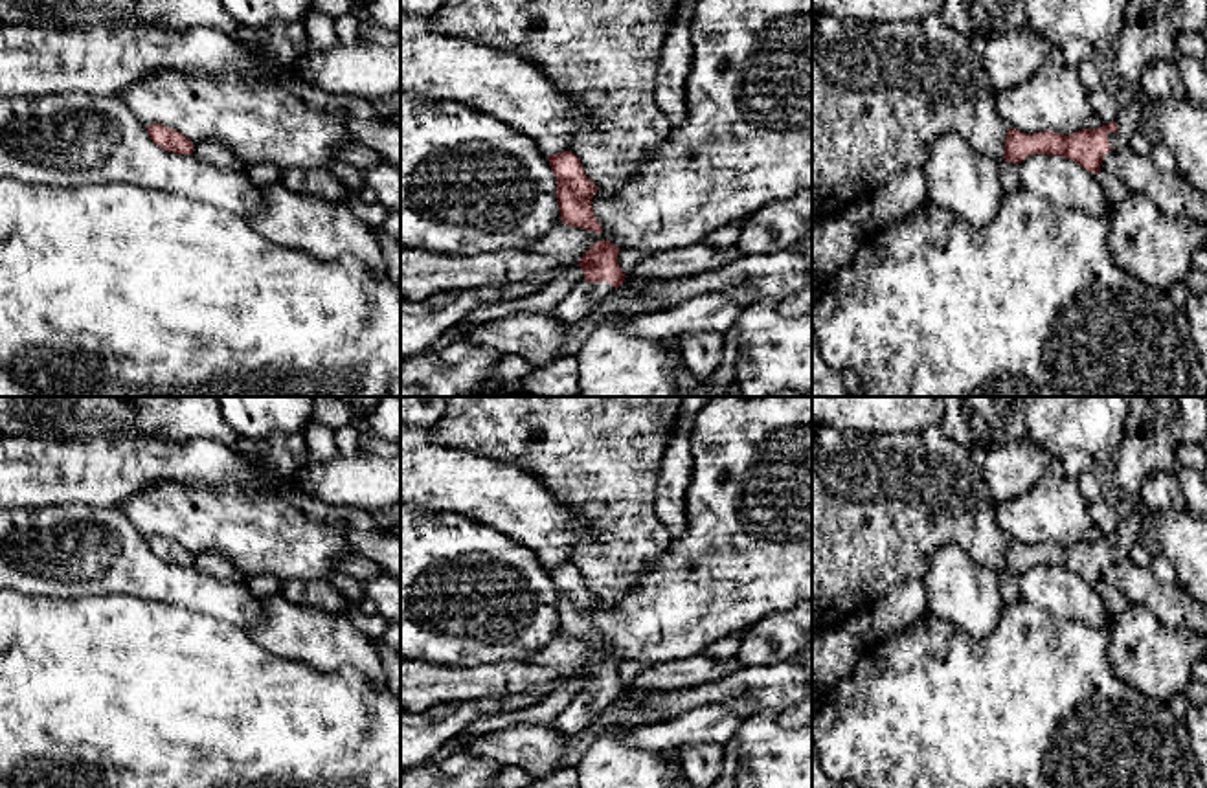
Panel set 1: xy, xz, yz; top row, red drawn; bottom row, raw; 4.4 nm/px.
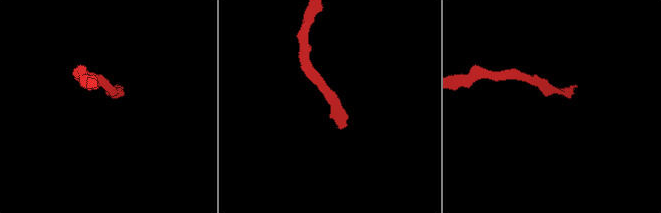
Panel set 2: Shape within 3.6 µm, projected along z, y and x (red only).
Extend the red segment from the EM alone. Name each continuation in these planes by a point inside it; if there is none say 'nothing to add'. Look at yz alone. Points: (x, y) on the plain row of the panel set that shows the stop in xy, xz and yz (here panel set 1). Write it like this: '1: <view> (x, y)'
1: yz (1156, 427)

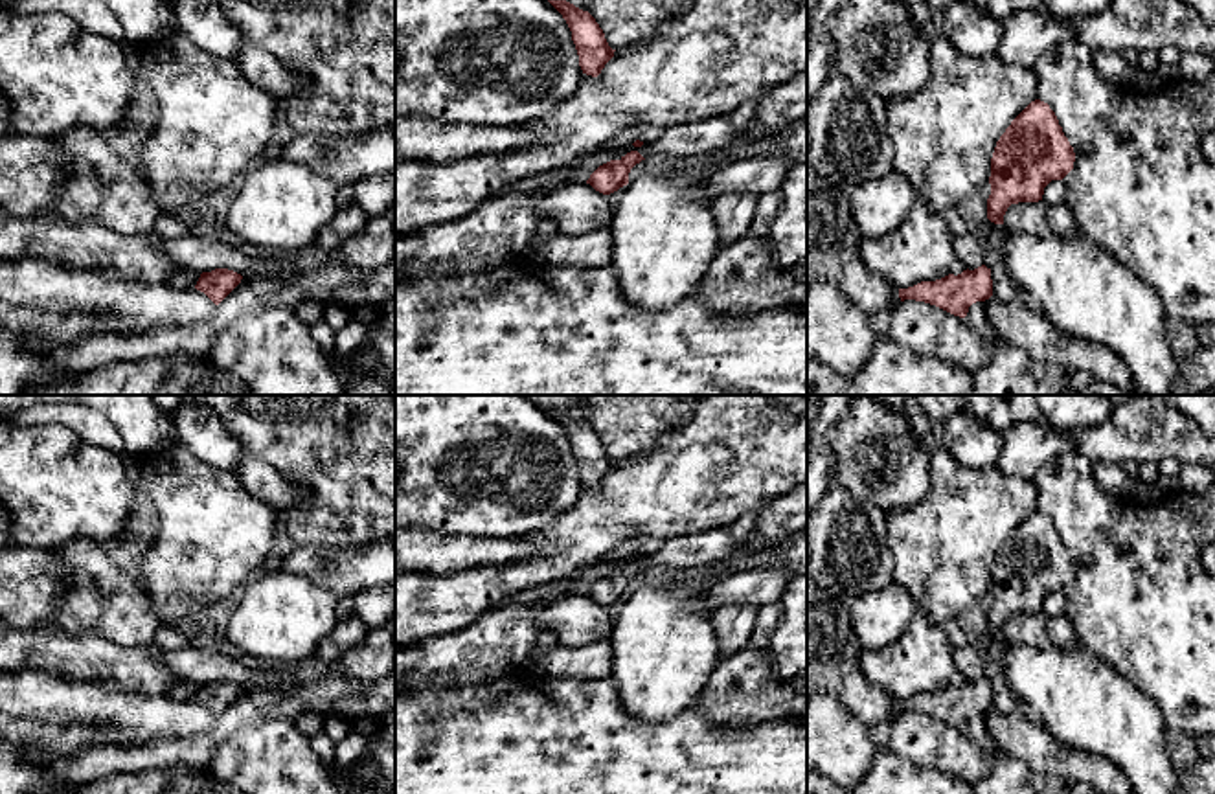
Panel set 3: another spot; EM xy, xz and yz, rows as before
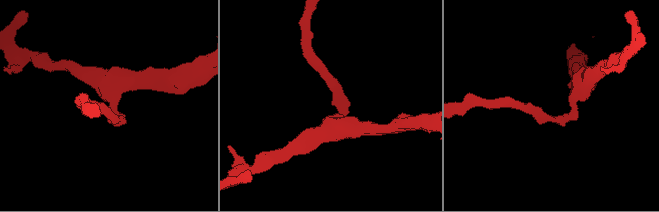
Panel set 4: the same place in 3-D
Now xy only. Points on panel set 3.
nothing to add

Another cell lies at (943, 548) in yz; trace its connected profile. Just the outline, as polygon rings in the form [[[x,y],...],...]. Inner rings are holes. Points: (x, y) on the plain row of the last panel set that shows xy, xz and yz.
[[[926,447],[926,452],[930,489],[921,502],[903,511],[886,511],[888,551],[893,583],[910,592],[934,625],[943,627],[980,607],[989,594],[996,553],[1039,511],[1039,489],[1033,480],[1004,474],[998,467],[965,467],[945,447]]]

